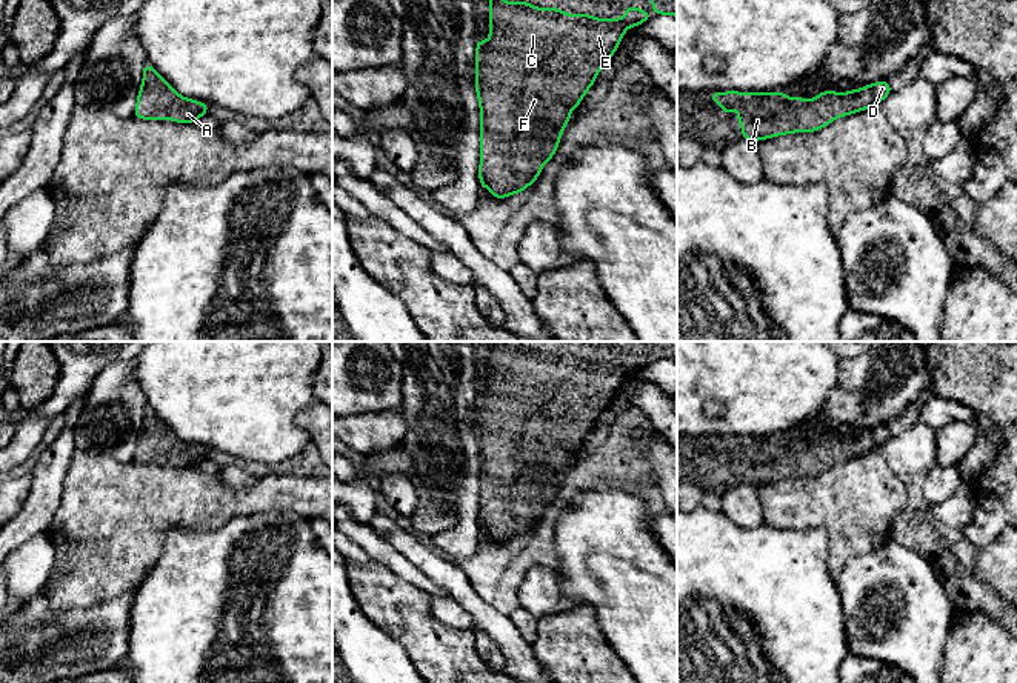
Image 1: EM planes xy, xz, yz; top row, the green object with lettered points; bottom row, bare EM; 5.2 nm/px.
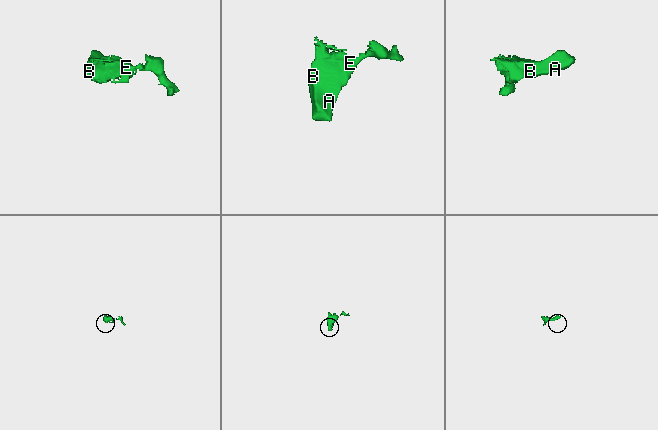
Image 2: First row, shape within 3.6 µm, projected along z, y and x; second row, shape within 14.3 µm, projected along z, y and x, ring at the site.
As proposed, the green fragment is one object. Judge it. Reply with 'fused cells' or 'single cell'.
single cell

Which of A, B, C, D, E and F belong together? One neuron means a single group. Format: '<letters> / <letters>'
A B C D E F

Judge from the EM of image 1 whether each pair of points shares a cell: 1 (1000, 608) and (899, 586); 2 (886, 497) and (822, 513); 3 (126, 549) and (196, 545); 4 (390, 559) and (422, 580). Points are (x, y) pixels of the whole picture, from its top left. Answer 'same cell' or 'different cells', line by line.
1: different cells
2: same cell
3: different cells
4: same cell

